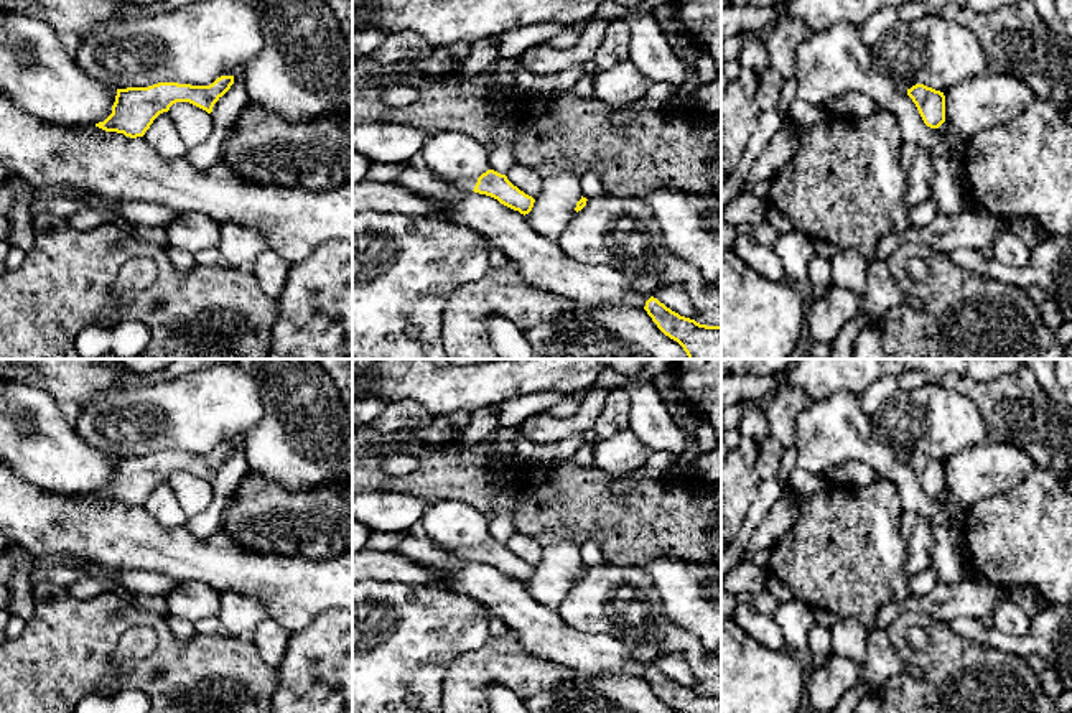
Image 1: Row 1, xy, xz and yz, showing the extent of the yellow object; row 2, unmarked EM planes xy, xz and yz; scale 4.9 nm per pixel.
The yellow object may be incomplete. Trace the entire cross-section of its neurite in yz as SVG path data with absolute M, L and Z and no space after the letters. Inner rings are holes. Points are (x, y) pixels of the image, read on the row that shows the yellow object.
M916 84L907 89L907 96L916 104L924 123L939 128L945 122L945 96L940 91Z

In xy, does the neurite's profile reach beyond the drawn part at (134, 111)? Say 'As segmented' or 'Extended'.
As segmented

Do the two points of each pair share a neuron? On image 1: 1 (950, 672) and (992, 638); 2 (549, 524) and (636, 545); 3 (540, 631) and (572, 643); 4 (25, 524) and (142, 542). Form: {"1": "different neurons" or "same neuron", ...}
{"1": "different neurons", "2": "same neuron", "3": "same neuron", "4": "same neuron"}

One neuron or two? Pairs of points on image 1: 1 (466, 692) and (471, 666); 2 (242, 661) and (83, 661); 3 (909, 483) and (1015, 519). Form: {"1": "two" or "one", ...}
{"1": "one", "2": "one", "3": "two"}

